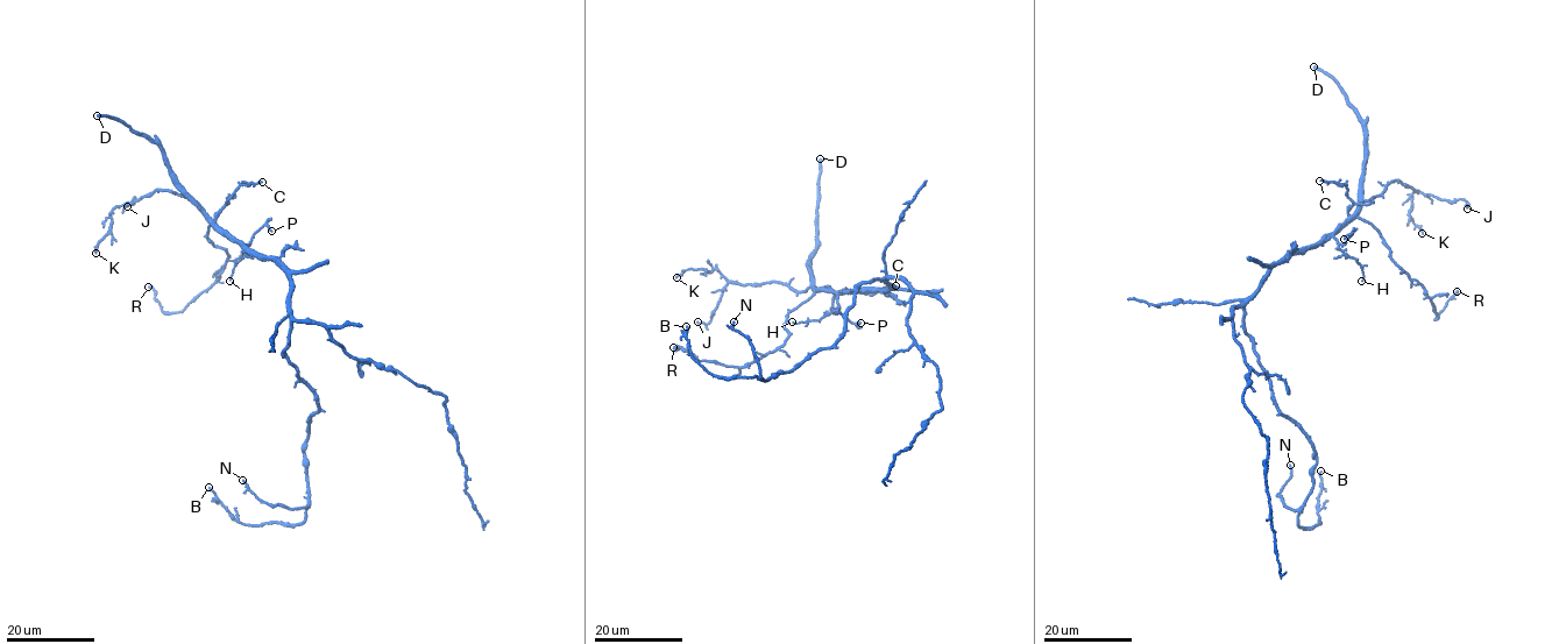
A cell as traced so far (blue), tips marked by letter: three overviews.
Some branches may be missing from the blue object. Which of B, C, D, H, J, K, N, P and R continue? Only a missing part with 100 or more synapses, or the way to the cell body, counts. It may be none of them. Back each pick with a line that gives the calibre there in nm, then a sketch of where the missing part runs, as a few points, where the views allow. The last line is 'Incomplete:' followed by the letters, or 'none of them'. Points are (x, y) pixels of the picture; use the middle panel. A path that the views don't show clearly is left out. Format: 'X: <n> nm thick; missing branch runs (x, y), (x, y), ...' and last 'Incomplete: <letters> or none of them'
D: 280 nm thick
Incomplete: D

